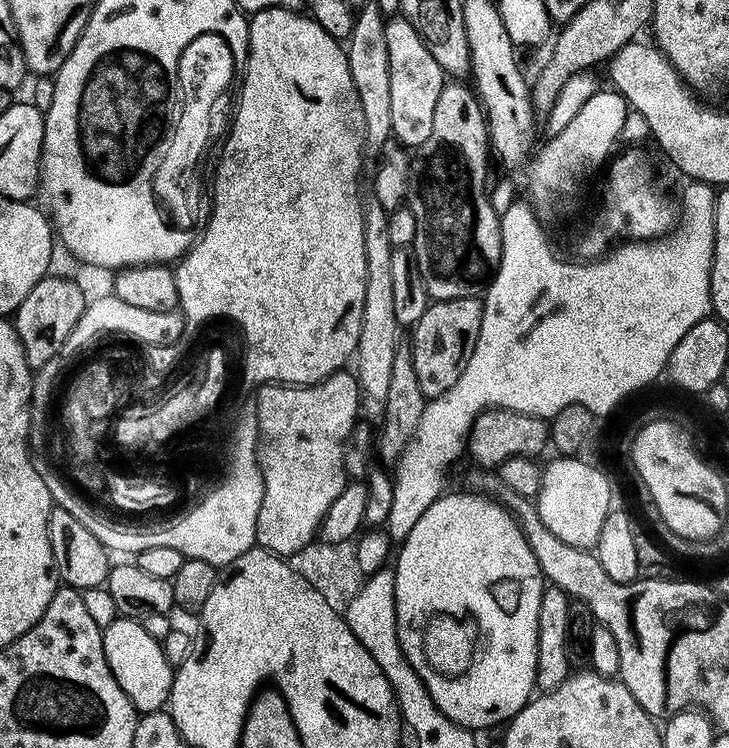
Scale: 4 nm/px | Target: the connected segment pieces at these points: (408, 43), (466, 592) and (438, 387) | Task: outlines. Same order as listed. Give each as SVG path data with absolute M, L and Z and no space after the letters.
M389 19L385 30L389 51L391 135L409 150L423 149L434 126L434 105L438 103L438 94L442 94L446 77L442 66L438 66L434 54L426 50L426 42L409 20Z
M468 492L439 496L399 545L394 565L396 625L404 656L430 690L434 706L455 724L477 730L503 725L534 695L538 606L546 581L512 513L487 495Z
M480 296L437 300L429 303L426 314L422 314L422 318L412 325L410 347L414 374L418 374L418 386L422 386L422 394L428 400L446 394L446 390L450 390L450 386L462 378L462 370L466 370L470 354L474 354L474 346L478 346L483 313L484 302Z

